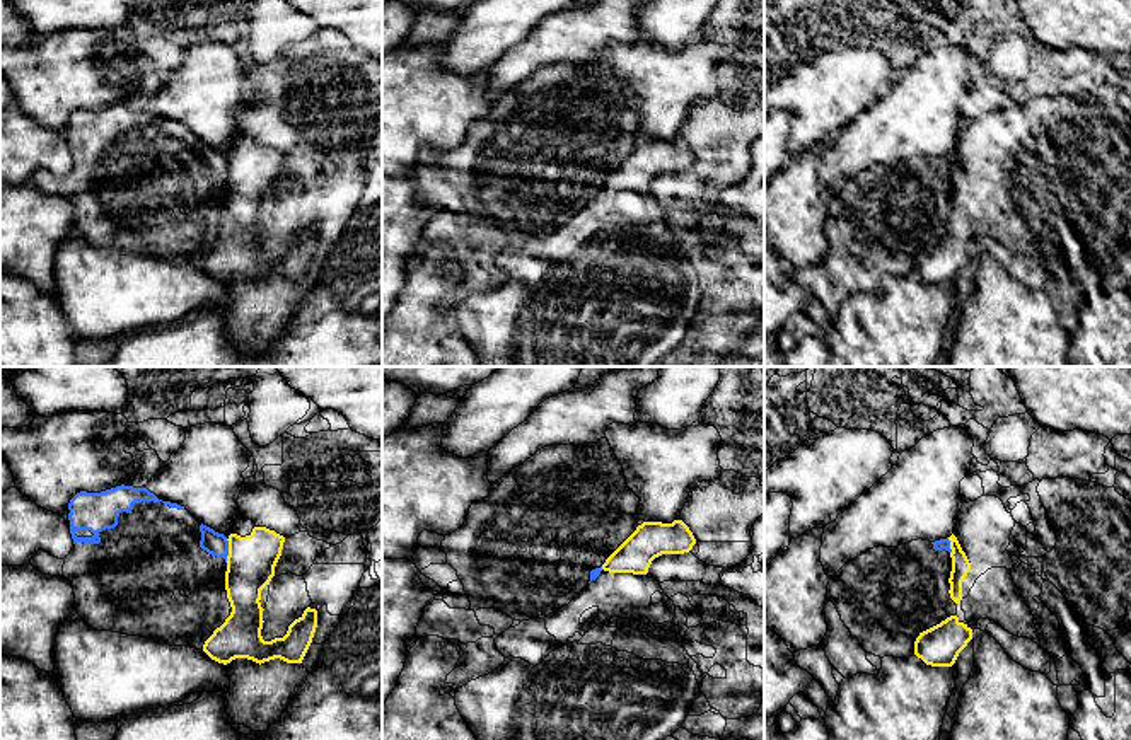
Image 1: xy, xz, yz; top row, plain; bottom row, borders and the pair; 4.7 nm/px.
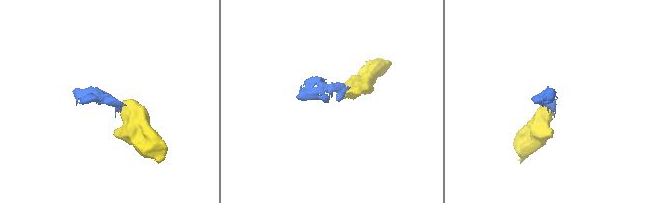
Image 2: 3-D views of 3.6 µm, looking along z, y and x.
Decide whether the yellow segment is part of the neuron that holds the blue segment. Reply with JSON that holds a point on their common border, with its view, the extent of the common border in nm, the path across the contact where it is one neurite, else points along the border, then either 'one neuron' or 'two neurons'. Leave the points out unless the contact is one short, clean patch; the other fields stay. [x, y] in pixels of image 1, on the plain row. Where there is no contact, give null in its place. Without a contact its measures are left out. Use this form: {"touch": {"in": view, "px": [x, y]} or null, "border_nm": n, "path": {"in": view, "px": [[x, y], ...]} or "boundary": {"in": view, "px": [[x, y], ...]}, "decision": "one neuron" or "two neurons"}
{"touch": {"in": "xy", "px": [227, 169]}, "border_nm": 110, "boundary": {"in": "xy", "px": [[226, 157], [227, 179]]}, "decision": "two neurons"}

